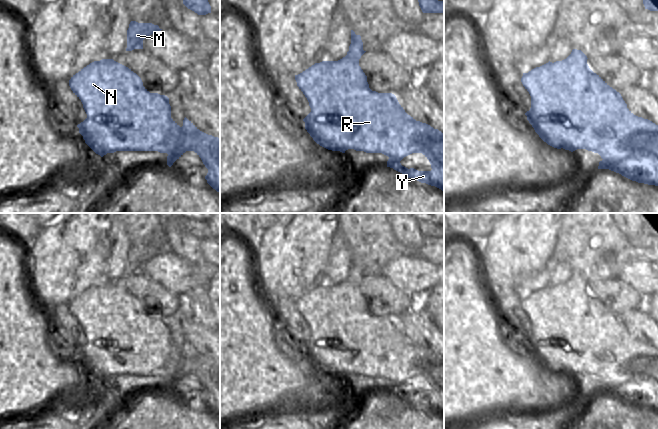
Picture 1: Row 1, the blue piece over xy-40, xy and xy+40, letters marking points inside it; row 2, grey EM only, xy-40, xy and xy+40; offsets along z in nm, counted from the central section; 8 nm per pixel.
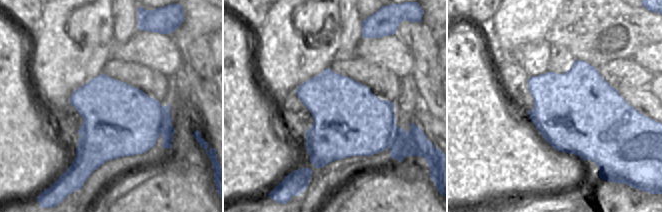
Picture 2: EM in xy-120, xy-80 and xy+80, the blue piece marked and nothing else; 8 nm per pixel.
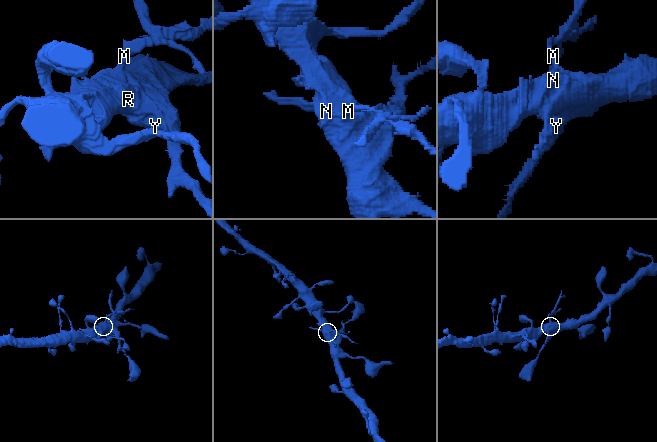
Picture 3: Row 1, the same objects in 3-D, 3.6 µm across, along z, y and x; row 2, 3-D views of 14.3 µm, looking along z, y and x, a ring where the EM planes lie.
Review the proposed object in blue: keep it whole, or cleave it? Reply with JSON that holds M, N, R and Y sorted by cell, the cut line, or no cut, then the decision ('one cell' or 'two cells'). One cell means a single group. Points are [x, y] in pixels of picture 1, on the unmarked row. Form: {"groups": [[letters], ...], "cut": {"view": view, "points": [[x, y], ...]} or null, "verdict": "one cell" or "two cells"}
{"groups": [["M"], ["N", "R", "Y"]], "cut": {"view": "xy", "points": [[347, 278], [358, 283]]}, "verdict": "two cells"}

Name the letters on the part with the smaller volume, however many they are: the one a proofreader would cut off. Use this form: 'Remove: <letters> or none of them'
Remove: M

